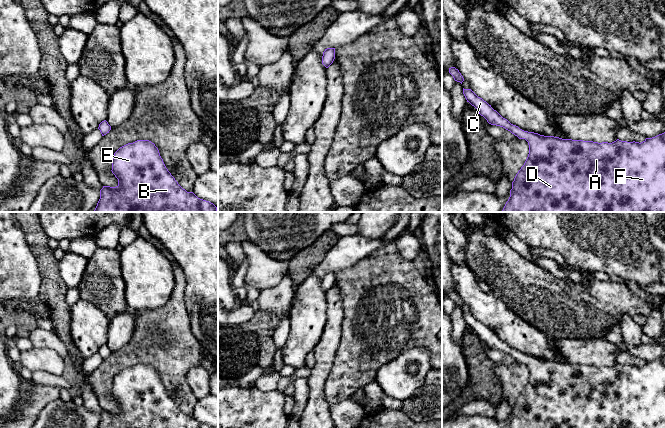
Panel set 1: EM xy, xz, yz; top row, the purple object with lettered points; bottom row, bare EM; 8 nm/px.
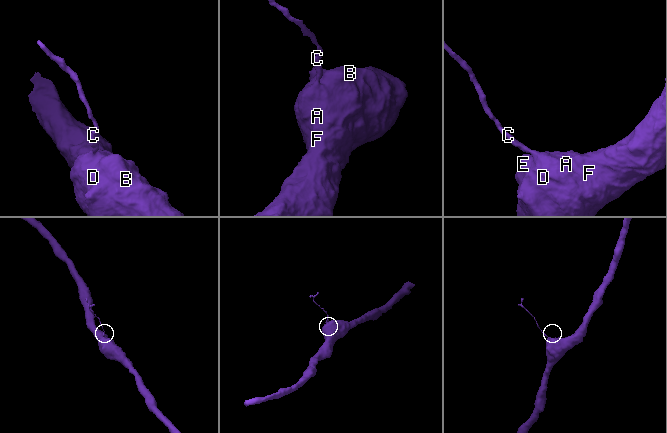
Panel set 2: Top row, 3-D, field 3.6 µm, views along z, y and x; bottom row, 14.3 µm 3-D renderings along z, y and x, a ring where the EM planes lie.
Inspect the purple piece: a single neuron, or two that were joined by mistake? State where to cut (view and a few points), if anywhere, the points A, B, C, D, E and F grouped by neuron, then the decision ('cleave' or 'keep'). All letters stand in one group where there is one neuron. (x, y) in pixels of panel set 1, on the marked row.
cut none; groups A B C D E F; keep

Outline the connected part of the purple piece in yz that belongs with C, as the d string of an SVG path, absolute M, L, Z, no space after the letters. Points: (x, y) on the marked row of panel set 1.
M463 88L463 94L467 102L474 106L489 124L505 128L519 139L525 139L529 145L528 157L512 182L510 197L502 212L665 212L665 132L652 138L646 138L641 143L635 141L621 141L619 139L612 143L598 143L593 141L544 136L538 133L524 131L518 126L511 124L507 119L503 118L496 110L494 110L491 105L478 97L471 89Z

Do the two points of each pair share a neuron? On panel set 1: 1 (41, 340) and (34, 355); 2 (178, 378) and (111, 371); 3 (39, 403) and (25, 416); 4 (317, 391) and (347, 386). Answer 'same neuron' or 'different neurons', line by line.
1: different neurons
2: same neuron
3: same neuron
4: different neurons

